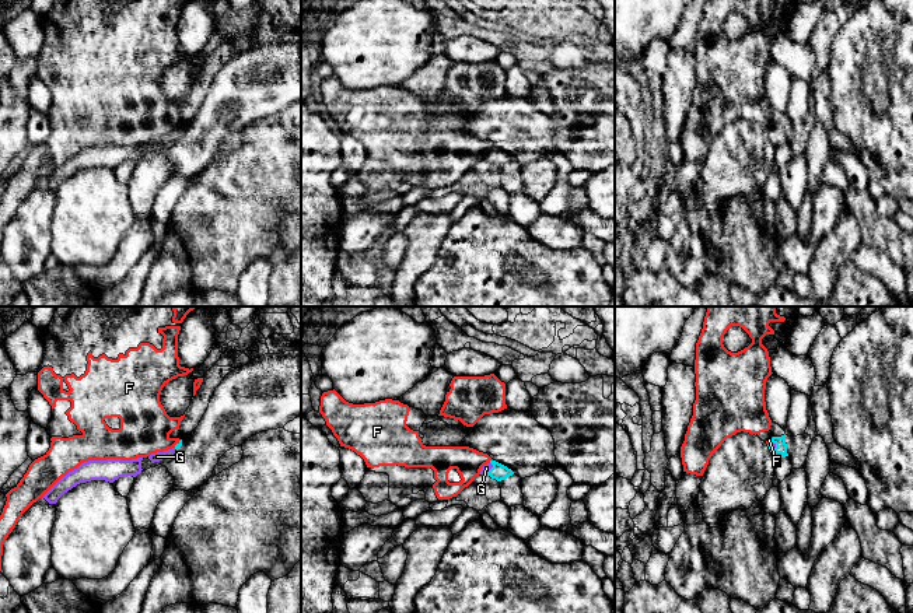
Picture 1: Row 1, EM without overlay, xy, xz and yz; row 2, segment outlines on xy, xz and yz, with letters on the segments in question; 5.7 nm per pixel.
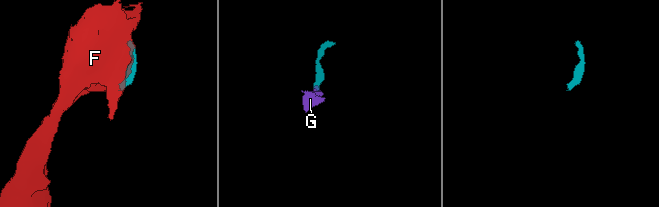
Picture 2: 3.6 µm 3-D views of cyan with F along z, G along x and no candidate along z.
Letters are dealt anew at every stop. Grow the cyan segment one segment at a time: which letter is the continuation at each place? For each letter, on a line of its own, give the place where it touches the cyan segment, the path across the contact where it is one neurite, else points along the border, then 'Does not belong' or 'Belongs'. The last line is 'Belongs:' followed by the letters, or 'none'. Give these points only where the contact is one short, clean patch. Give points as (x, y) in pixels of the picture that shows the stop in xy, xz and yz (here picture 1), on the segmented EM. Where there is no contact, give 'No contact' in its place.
F: Touches cyan at xz (490, 461). Boundary: xz (492, 459), (489, 462). Does not belong
G: Touches cyan at yz (777, 452). Path across: yz (780, 441), (777, 452), (776, 455). Belongs
Belongs: G

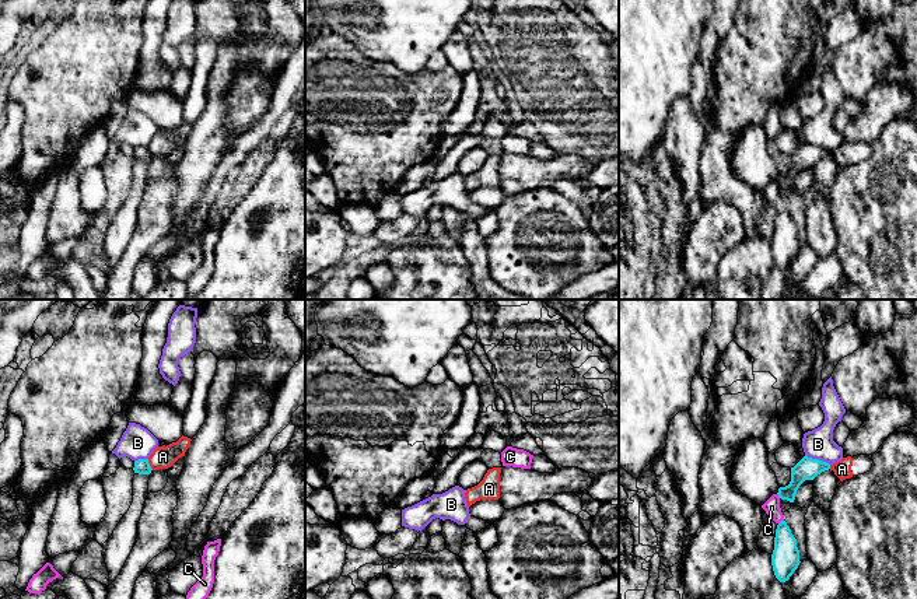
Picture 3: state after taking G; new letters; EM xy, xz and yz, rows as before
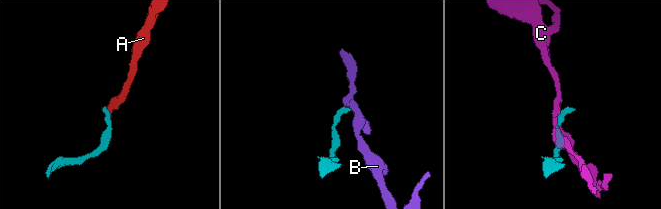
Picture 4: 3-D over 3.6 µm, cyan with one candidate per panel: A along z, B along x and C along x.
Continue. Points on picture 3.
A: Touches cyan at xy (149, 465). Boundary: xy (147, 459), (153, 469). Does not belong
B: Touches cyan at yz (818, 459). Boundary: yz (805, 454), (829, 465). Does not belong
C: Touches cyan at yz (780, 522). Boundary: yz (783, 519), (779, 524). Does not belong
Belongs: none

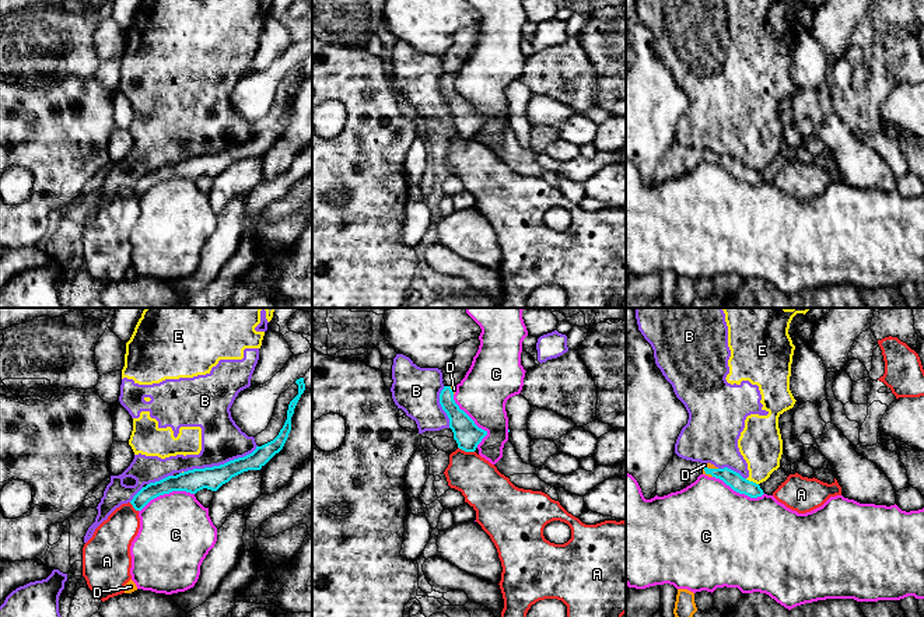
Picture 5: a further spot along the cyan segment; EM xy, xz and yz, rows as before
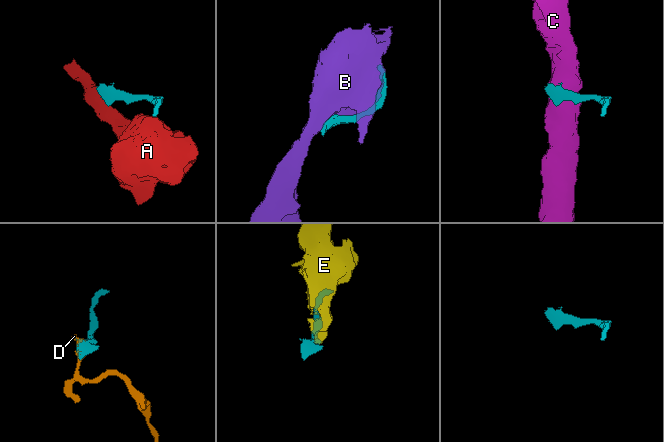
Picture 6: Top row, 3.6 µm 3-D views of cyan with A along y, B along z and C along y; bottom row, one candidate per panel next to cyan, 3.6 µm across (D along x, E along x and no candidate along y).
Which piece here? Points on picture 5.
A: Touches cyan at xz (466, 451). Boundary: xz (458, 447), (473, 452). Does not belong
B: Touches cyan at xy (220, 465). Does not belong
C: Touches cyan at xz (473, 421). Does not belong
D: Touches cyan at yz (710, 469). Path across: yz (732, 479), (710, 469), (704, 465). Belongs
E: Touches cyan at yz (752, 481). Boundary: yz (745, 479), (758, 484). Does not belong
Belongs: D

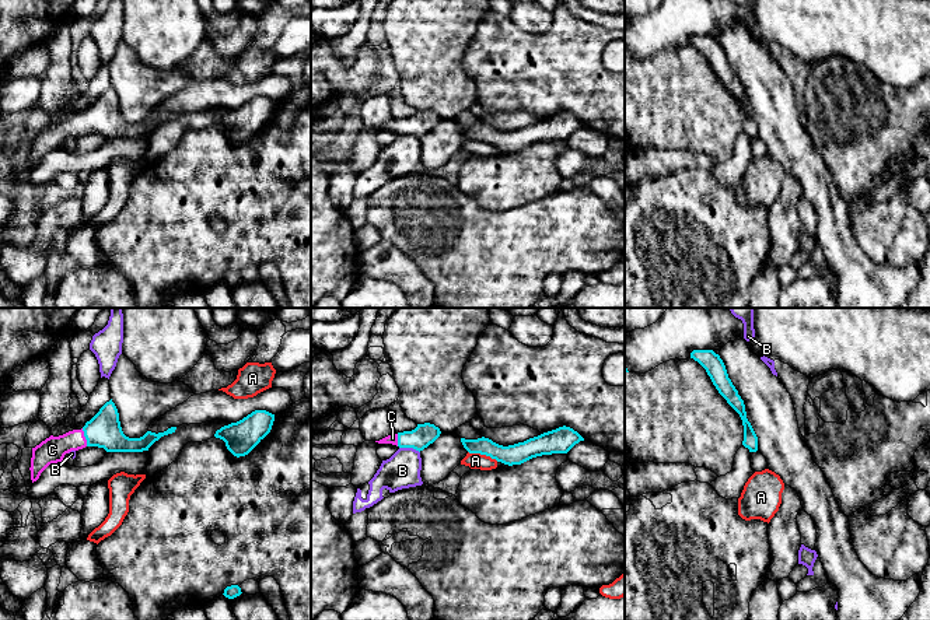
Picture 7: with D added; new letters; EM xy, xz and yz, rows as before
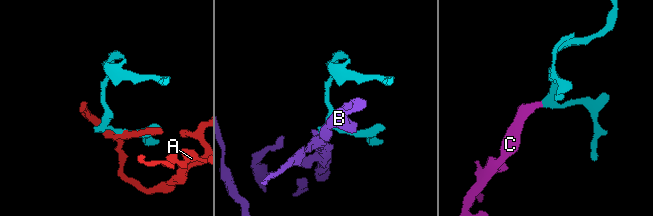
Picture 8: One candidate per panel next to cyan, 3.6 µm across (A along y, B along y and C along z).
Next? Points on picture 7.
A: Touches cyan at xz (483, 454). Boundary: xz (468, 451), (485, 454), (497, 461). Does not belong
B: Touches cyan at xz (409, 447). Boundary: xz (399, 447), (412, 447), (419, 452). Does not belong
C: Touches cyan at xy (86, 437). Path across: xy (104, 430), (86, 437), (52, 449). Belongs
Belongs: C

